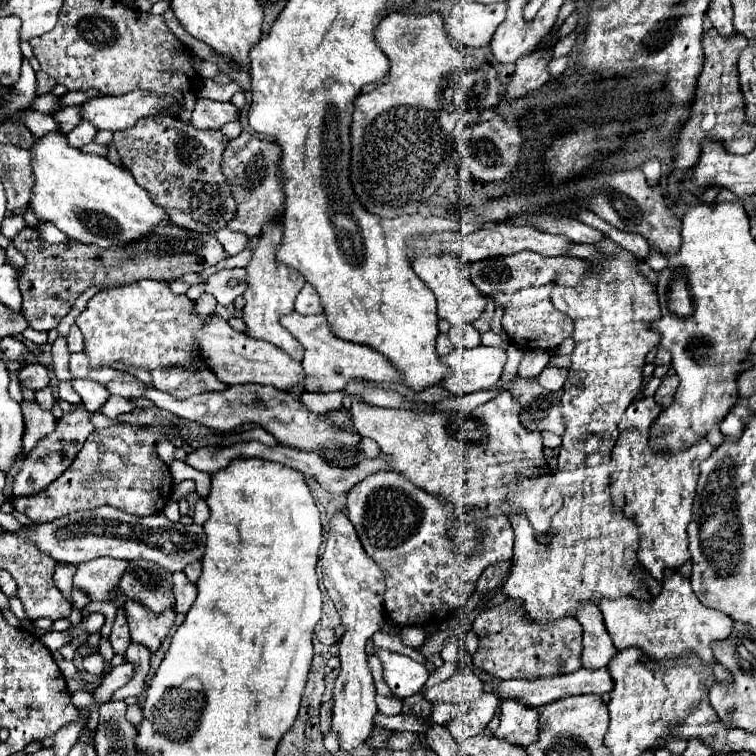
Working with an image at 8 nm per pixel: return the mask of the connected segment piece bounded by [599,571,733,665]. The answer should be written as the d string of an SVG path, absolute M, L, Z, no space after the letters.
M677 571L665 573L665 585L661 589L661 595L653 597L651 603L637 601L633 597L619 597L613 601L601 599L599 609L617 651L627 647L639 647L643 651L641 659L645 663L677 661L681 657L695 655L701 663L715 665L717 659L711 645L715 641L725 641L733 629L733 621L725 617L725 613L701 605L701 601L691 589L689 579L679 575Z

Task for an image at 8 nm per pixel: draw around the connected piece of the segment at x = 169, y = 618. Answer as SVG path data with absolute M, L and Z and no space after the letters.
M127 601L125 611L131 629L131 641L155 653L161 647L161 641L167 637L169 629L173 627L175 611L165 611L161 615L155 615L137 601Z

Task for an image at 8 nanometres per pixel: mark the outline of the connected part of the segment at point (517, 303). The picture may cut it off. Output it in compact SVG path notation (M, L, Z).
M541 285L531 289L521 289L513 293L499 293L493 299L501 301L503 305L503 329L513 339L513 343L521 349L545 349L553 351L557 349L563 339L573 335L573 323L571 319L557 311L551 303L551 289L553 285Z

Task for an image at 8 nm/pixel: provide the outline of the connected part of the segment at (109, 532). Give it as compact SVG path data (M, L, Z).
M103 505L89 511L69 513L57 521L45 525L31 525L29 531L19 531L21 539L29 539L37 543L37 547L49 553L55 561L65 563L83 563L97 557L115 557L125 561L149 559L169 571L181 571L187 563L199 561L203 557L203 527L201 525L181 525L169 521L163 513L149 517L135 517L123 513L115 507Z

